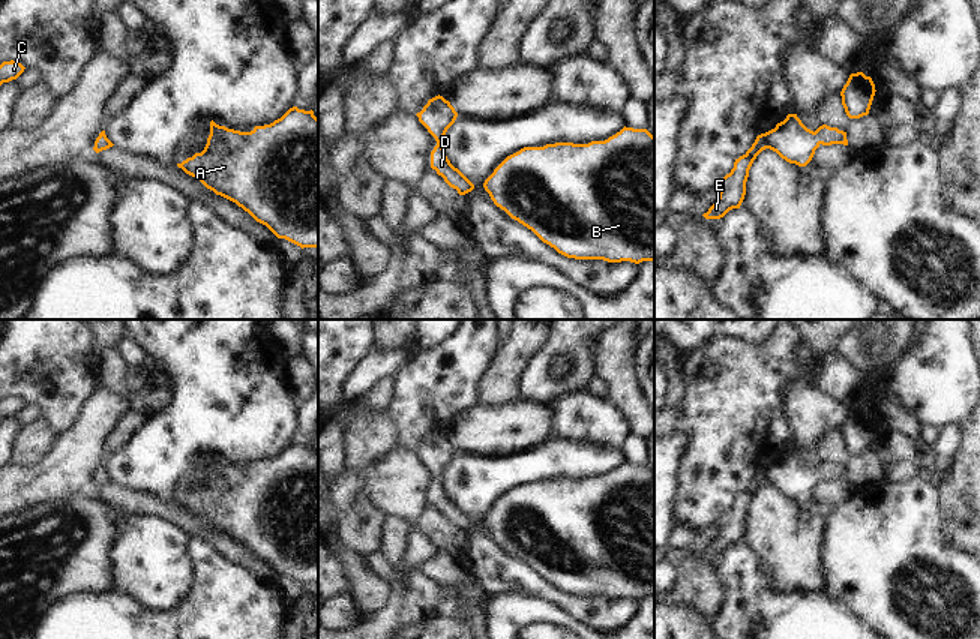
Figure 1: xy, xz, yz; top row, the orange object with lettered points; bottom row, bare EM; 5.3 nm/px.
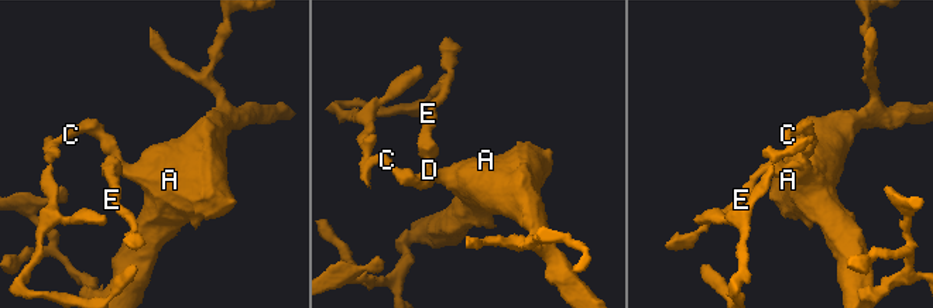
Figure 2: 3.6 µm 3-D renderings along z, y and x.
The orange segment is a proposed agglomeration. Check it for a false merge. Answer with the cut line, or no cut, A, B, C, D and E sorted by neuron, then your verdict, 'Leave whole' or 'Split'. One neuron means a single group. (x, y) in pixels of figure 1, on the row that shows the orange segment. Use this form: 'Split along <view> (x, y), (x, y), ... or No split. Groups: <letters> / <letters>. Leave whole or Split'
No split. Groups: A B C D E. Leave whole.

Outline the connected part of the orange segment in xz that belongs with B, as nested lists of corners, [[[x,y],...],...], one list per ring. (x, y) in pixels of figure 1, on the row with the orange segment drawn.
[[[623,128],[605,141],[524,147],[483,183],[497,207],[558,254],[608,262],[654,261],[654,136]]]

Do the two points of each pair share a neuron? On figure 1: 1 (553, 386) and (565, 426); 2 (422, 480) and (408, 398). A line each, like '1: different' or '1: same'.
1: different
2: different

